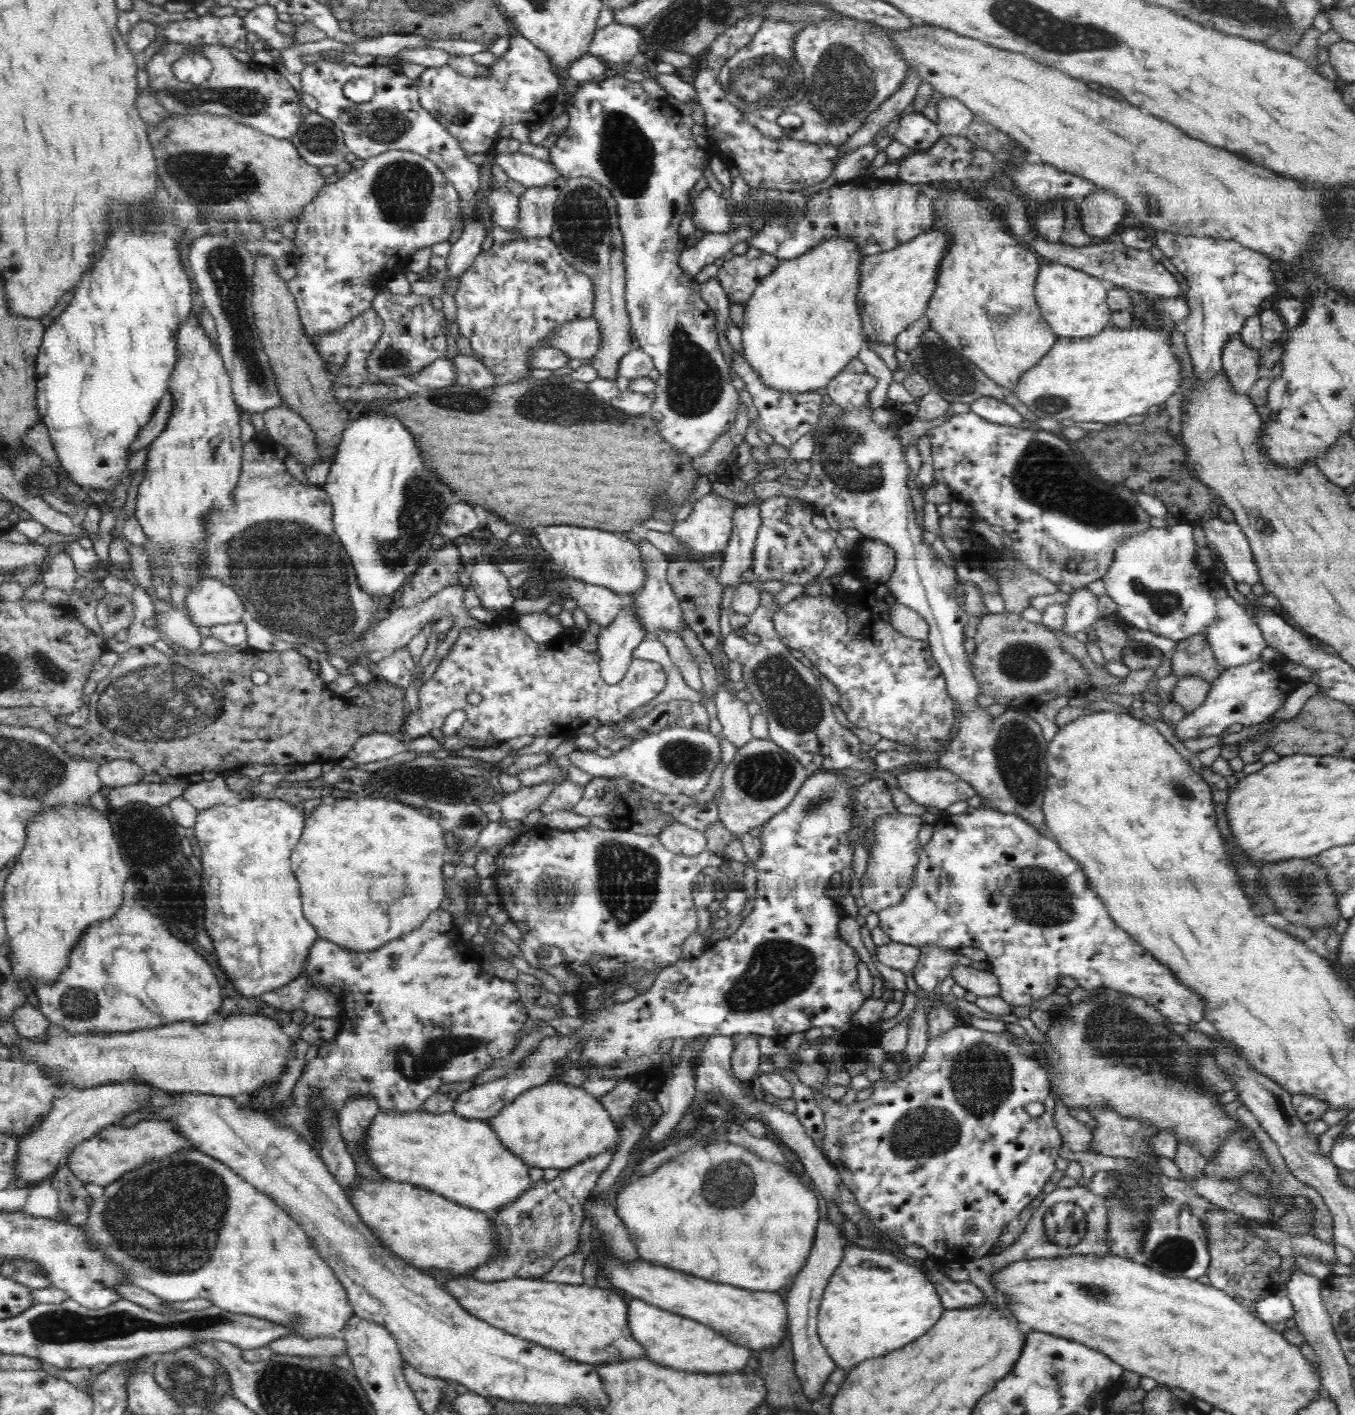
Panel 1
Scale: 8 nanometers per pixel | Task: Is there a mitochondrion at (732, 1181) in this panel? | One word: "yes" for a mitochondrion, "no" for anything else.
yes

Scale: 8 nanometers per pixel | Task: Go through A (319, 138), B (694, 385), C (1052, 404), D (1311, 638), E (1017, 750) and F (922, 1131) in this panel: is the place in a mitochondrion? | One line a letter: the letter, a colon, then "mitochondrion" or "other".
A: mitochondrion
B: mitochondrion
C: mitochondrion
D: other
E: mitochondrion
F: mitochondrion

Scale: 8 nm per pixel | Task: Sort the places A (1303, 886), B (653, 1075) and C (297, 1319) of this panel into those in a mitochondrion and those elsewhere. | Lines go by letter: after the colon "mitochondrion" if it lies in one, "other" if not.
A: mitochondrion
B: other
C: mitochondrion

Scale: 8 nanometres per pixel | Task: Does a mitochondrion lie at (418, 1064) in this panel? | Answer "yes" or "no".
yes

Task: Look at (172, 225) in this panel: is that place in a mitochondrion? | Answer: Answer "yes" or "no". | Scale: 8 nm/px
no

